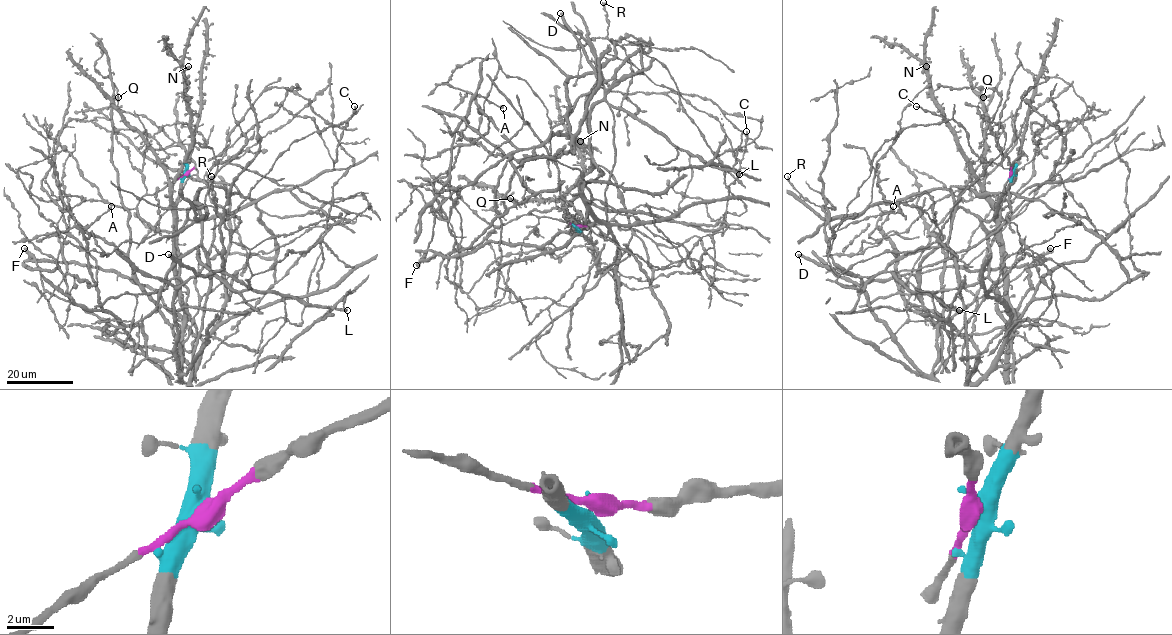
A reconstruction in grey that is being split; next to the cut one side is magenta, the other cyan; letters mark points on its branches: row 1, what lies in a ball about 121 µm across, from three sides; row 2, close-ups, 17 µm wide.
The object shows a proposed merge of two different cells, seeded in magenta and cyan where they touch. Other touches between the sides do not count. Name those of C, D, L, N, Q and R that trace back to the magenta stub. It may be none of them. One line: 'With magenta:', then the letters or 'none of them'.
With magenta: C, D, L, R

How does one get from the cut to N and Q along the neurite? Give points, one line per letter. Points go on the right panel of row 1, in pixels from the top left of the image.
N: (1012, 173), (1008, 193), (995, 203), (975, 173), (943, 109), (932, 94), (926, 65)
Q: (1012, 173), (1008, 193), (996, 203), (985, 192), (987, 115), (983, 107), (984, 97)

